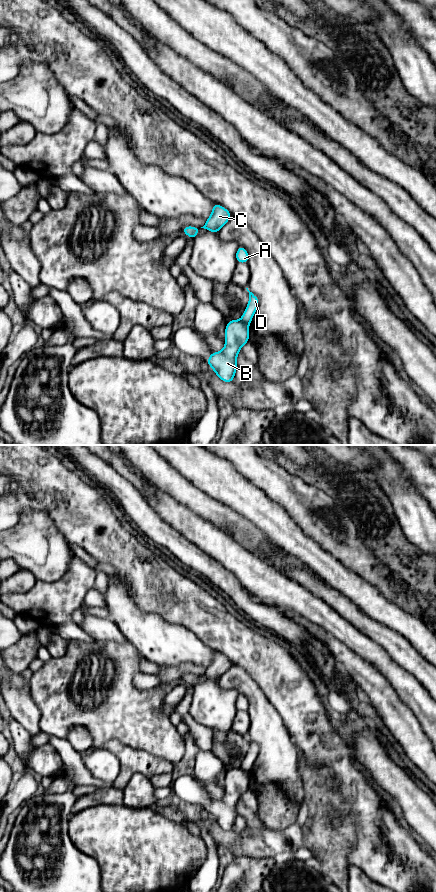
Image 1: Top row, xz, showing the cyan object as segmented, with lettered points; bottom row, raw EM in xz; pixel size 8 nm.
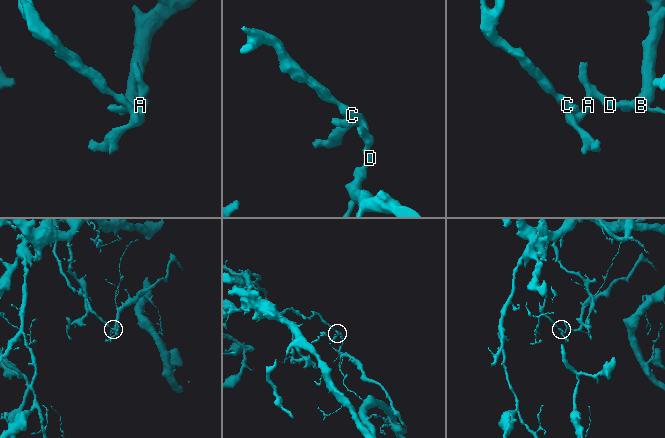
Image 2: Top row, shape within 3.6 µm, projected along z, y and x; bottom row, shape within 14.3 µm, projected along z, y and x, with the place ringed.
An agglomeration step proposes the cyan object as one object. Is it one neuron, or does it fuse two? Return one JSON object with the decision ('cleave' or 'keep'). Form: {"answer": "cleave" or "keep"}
{"answer": "cleave"}

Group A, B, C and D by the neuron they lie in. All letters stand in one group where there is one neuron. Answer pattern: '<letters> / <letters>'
A C D / B

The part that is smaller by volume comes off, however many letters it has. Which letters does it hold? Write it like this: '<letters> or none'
B

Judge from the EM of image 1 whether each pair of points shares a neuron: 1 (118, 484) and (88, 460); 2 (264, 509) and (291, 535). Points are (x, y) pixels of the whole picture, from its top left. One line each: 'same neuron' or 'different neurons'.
1: same neuron
2: same neuron

